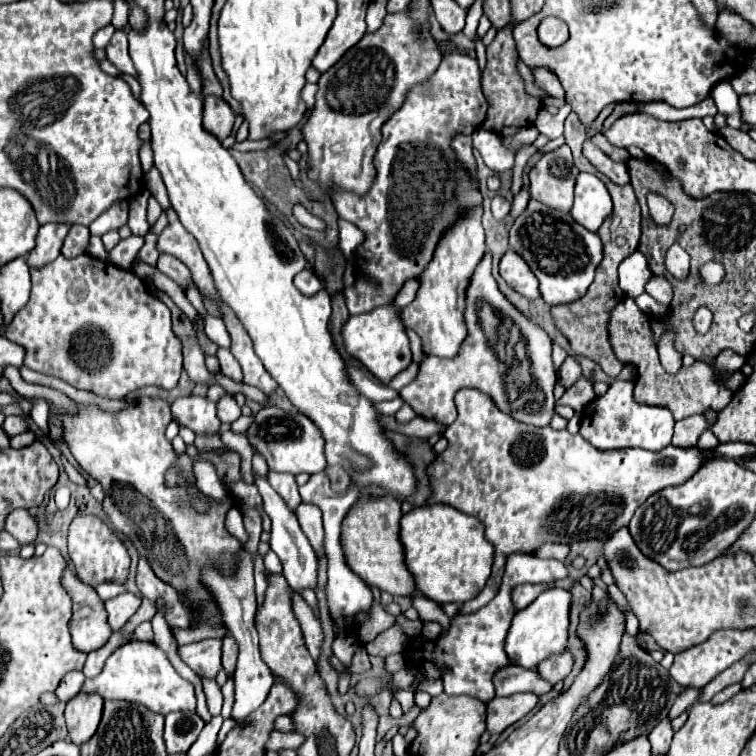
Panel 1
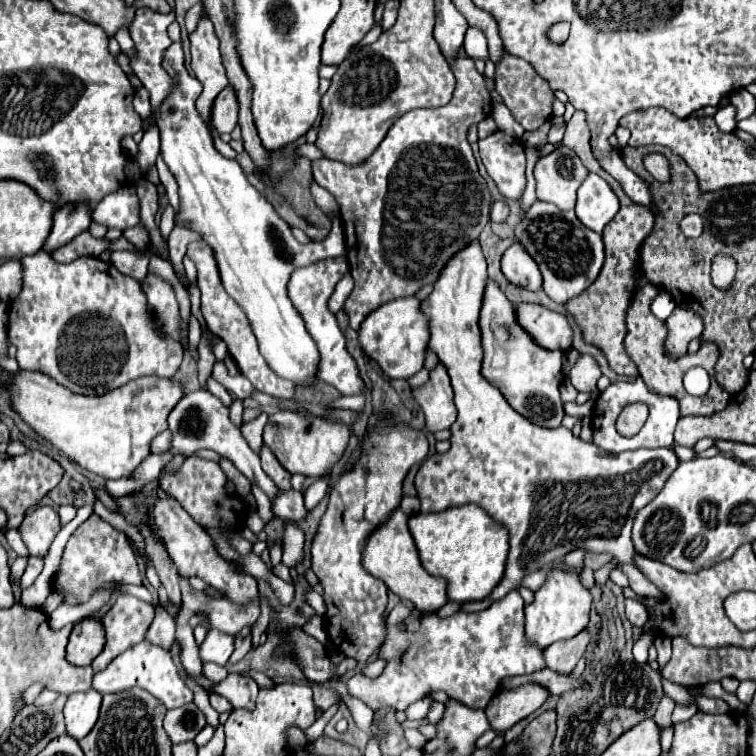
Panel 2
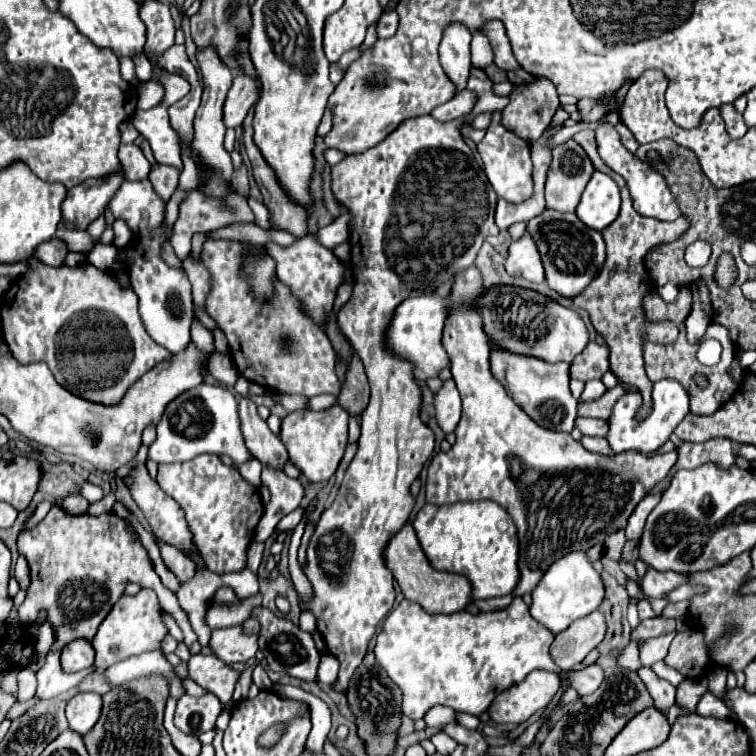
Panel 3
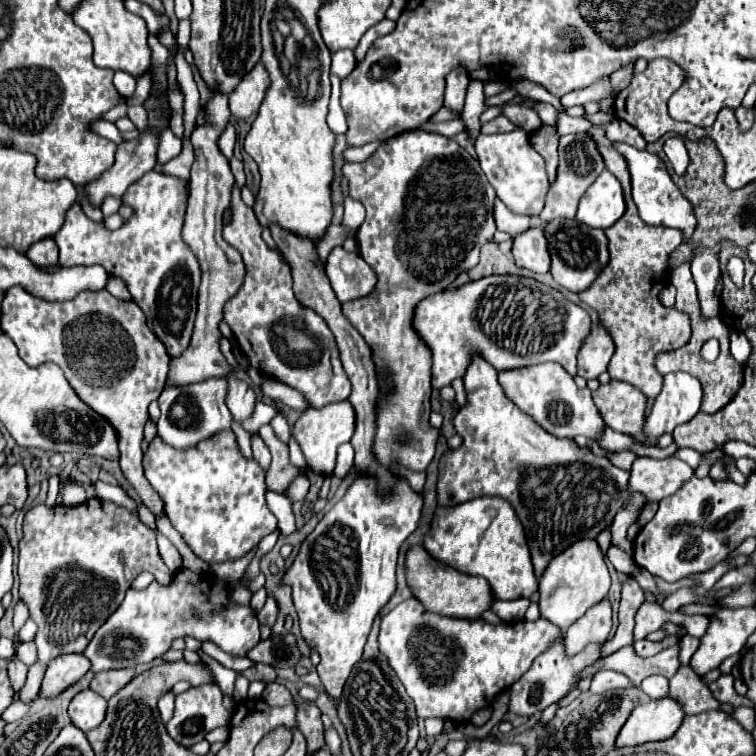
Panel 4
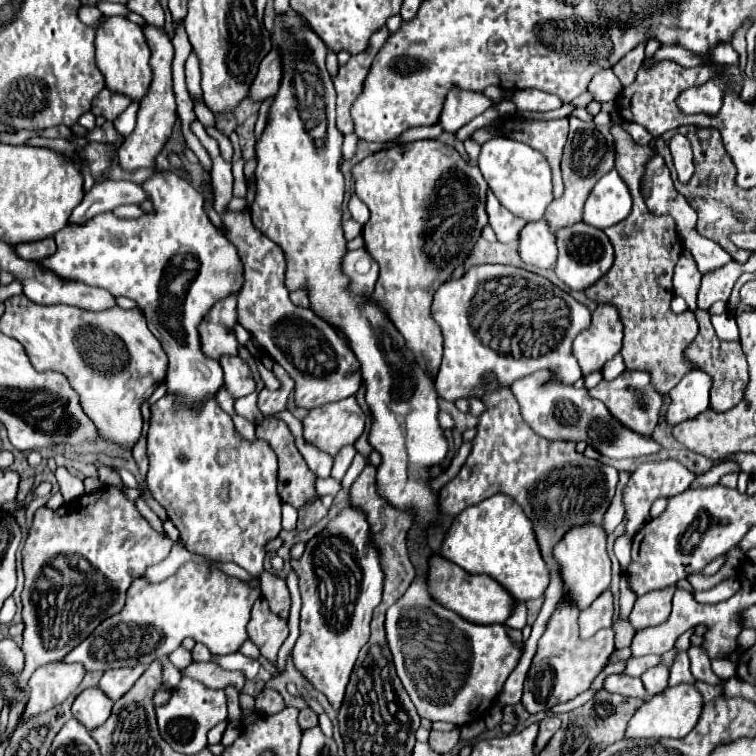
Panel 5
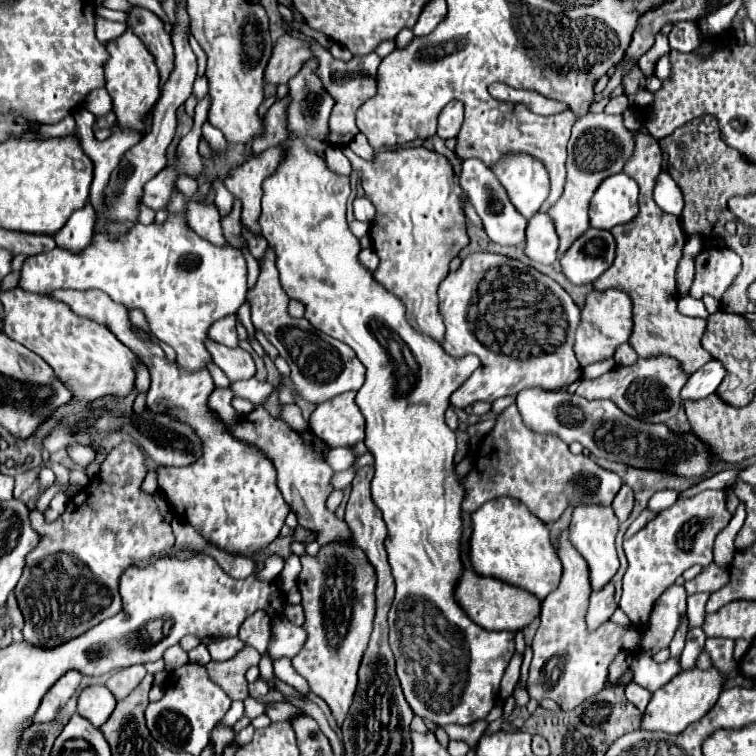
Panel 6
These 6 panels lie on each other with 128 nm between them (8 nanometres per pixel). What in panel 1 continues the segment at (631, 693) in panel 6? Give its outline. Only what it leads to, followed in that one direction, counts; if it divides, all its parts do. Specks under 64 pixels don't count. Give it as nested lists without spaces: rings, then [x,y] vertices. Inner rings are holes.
[[[508,666],[494,674],[496,696],[510,696],[516,692],[536,692],[546,694],[552,690],[552,684],[540,678],[536,670],[526,670],[520,666]]]

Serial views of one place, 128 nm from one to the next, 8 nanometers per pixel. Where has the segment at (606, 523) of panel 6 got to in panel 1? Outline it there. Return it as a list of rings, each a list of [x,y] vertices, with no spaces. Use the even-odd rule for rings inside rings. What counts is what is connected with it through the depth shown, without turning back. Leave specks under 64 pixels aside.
[[[548,588],[528,608],[518,610],[506,638],[506,652],[510,662],[524,668],[536,668],[550,654],[562,652],[568,644],[570,604],[572,604],[572,594],[568,590]]]

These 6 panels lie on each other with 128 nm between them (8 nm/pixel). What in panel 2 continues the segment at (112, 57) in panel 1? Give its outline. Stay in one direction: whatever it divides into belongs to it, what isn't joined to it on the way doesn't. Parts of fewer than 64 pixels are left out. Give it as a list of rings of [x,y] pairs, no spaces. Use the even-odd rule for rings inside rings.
[[[140,8],[136,10],[136,16],[134,16],[134,24],[132,24],[132,30],[130,30],[130,36],[136,44],[136,52],[138,56],[130,59],[130,66],[134,68],[134,74],[140,78],[142,86],[150,92],[150,104],[152,104],[152,116],[150,120],[142,120],[142,132],[146,132],[150,128],[150,124],[156,124],[156,108],[164,102],[164,96],[168,96],[168,92],[172,90],[172,78],[168,78],[168,74],[164,72],[162,68],[162,60],[164,60],[164,52],[166,48],[172,44],[172,40],[168,38],[168,26],[175,21],[175,13],[171,11],[170,14],[160,14],[160,12],[154,12],[150,8]]]

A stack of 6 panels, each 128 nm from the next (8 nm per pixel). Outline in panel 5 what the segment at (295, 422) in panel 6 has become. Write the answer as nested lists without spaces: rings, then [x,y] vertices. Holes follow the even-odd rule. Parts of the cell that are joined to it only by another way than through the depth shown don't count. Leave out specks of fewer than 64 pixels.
[[[274,364],[274,374],[282,382],[282,388],[276,390],[276,392],[272,392],[268,388],[262,388],[260,394],[258,394],[258,408],[266,416],[288,410],[286,400],[288,400],[288,394],[292,392],[292,388],[294,388],[294,380],[288,376],[288,372],[280,364]]]

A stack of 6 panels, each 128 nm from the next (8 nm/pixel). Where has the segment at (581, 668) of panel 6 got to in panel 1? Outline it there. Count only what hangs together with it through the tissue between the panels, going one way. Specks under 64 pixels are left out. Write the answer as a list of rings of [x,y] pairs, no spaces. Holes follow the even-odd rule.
[[[532,692],[490,700],[488,702],[488,732],[490,734],[504,732],[510,724],[524,718],[536,704],[538,704],[538,696]]]

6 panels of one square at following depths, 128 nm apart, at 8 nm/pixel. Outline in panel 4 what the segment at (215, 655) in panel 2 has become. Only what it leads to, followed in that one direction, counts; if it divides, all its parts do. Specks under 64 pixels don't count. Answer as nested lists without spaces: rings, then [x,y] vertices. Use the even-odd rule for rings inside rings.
[[[180,568],[170,586],[152,582],[144,590],[130,588],[120,608],[100,626],[96,636],[82,652],[90,660],[92,672],[148,664],[168,652],[172,640],[180,636],[192,636],[200,642],[214,642],[232,656],[246,656],[246,652],[260,640],[256,612],[250,610],[250,606],[236,604],[232,600],[228,582],[216,578],[214,574],[210,586],[194,584],[192,580],[194,572]]]

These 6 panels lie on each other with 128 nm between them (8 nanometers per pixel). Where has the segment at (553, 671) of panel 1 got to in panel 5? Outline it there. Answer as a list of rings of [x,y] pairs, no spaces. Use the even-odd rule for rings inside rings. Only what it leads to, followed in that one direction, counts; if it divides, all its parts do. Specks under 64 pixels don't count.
[[[604,590],[588,608],[580,612],[578,624],[580,624],[580,636],[590,638],[594,636],[600,628],[610,628],[612,626],[612,592]]]

